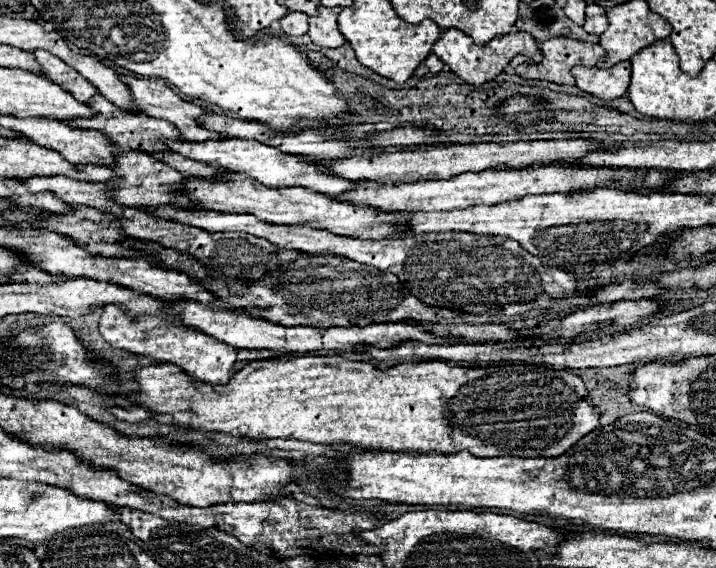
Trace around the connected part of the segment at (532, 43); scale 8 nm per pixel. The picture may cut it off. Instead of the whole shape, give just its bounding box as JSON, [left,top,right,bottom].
[434,30,542,88]

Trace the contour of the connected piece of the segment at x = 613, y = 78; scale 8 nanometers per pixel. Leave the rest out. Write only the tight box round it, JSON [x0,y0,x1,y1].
[572,62,630,100]

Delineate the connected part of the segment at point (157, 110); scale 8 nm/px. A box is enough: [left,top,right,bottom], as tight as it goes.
[120,74,226,142]

